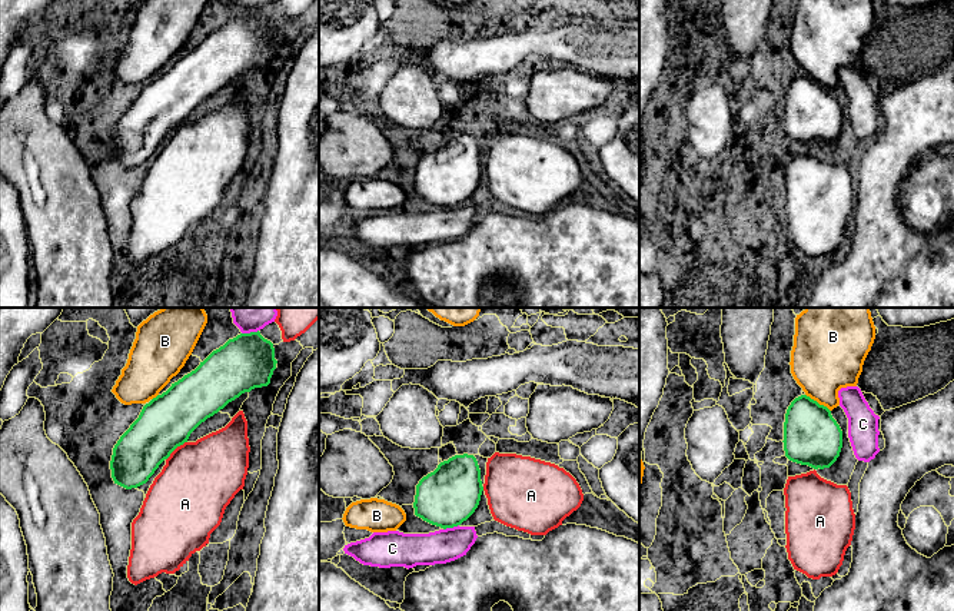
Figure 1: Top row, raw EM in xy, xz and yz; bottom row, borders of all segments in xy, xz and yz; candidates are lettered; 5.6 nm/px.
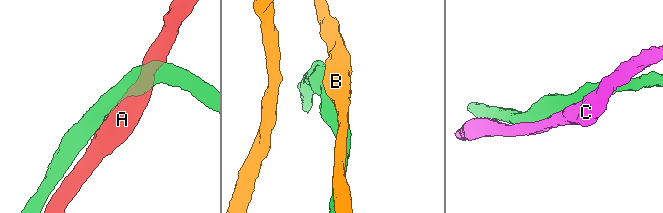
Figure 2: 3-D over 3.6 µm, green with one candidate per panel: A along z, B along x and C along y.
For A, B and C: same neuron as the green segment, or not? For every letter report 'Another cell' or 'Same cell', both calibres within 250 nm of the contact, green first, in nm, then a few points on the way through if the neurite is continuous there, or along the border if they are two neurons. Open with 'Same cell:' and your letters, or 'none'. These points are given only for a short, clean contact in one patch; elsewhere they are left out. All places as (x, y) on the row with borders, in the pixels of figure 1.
Same cell: none
A: Another cell. Thickness 300 nm (green) against 420 nm
B: Another cell. Thickness 320 nm (green) against 380 nm
C: Another cell. Thickness 300 nm (green) against 240 nm

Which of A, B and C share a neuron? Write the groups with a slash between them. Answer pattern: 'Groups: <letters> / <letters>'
Groups: A / B / C

